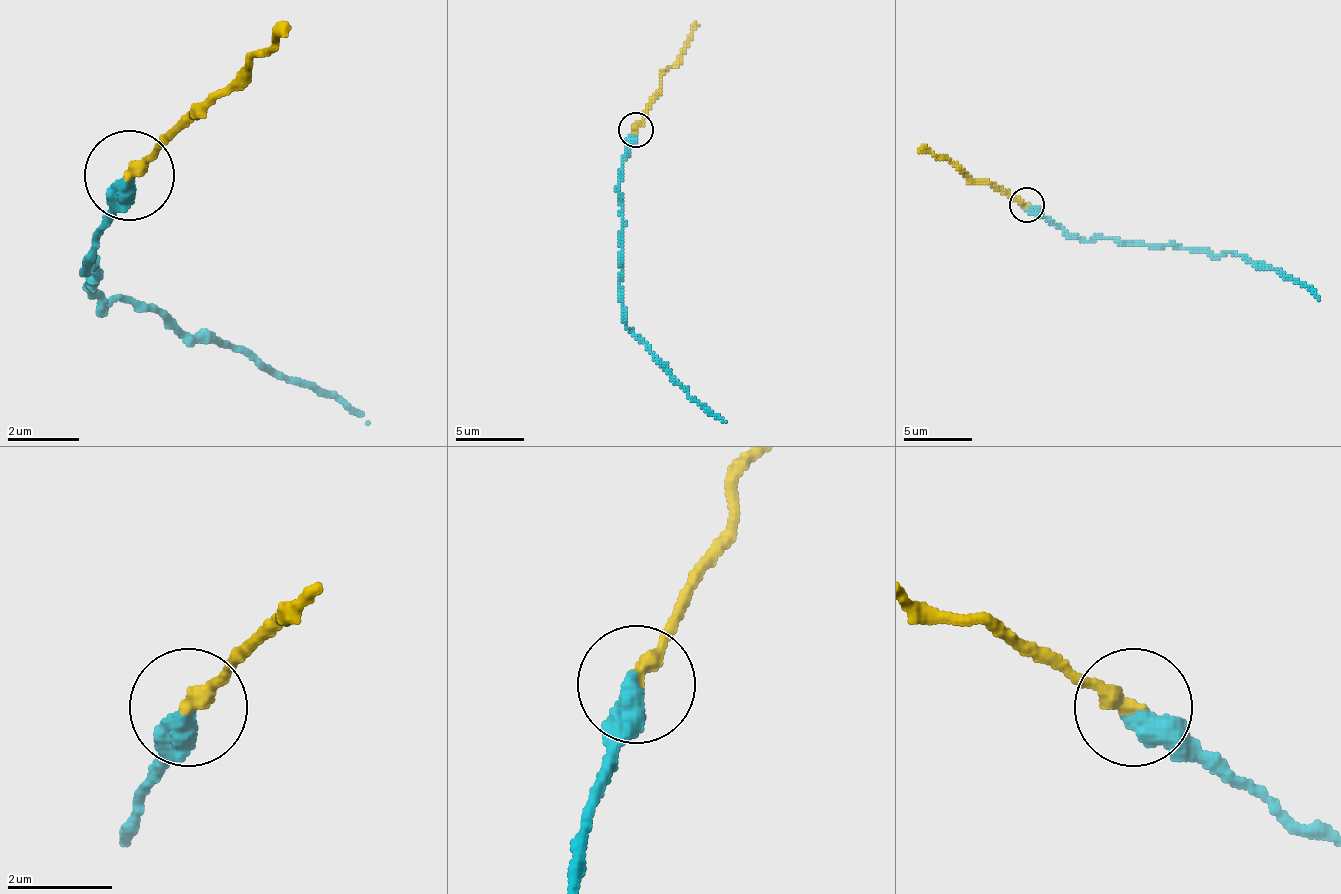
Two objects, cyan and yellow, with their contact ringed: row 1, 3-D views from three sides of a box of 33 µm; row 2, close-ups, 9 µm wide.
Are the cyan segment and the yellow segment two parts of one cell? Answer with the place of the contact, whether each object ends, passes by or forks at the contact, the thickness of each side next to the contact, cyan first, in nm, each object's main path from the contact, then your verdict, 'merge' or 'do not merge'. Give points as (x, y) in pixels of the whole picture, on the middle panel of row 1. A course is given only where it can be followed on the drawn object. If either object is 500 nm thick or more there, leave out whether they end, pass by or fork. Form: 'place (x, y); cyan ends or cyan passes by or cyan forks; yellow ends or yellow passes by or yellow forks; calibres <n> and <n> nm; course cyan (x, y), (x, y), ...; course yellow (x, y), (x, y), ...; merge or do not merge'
place (635, 129); cyan ends; yellow ends; calibres 480 and 320 nm; course cyan (636, 132), (622, 160), (619, 191), (622, 222), (622, 315), (657, 363), (726, 422); course yellow (636, 129), (657, 91), (660, 77), (684, 49), (695, 22); do not merge

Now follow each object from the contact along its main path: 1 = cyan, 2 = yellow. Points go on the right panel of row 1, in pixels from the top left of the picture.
1: (1029, 204), (1088, 241), (1119, 238), (1212, 252), (1236, 252), (1260, 266), (1281, 269), (1319, 300)
2: (1026, 204), (988, 183), (974, 183), (946, 159), (919, 148)

